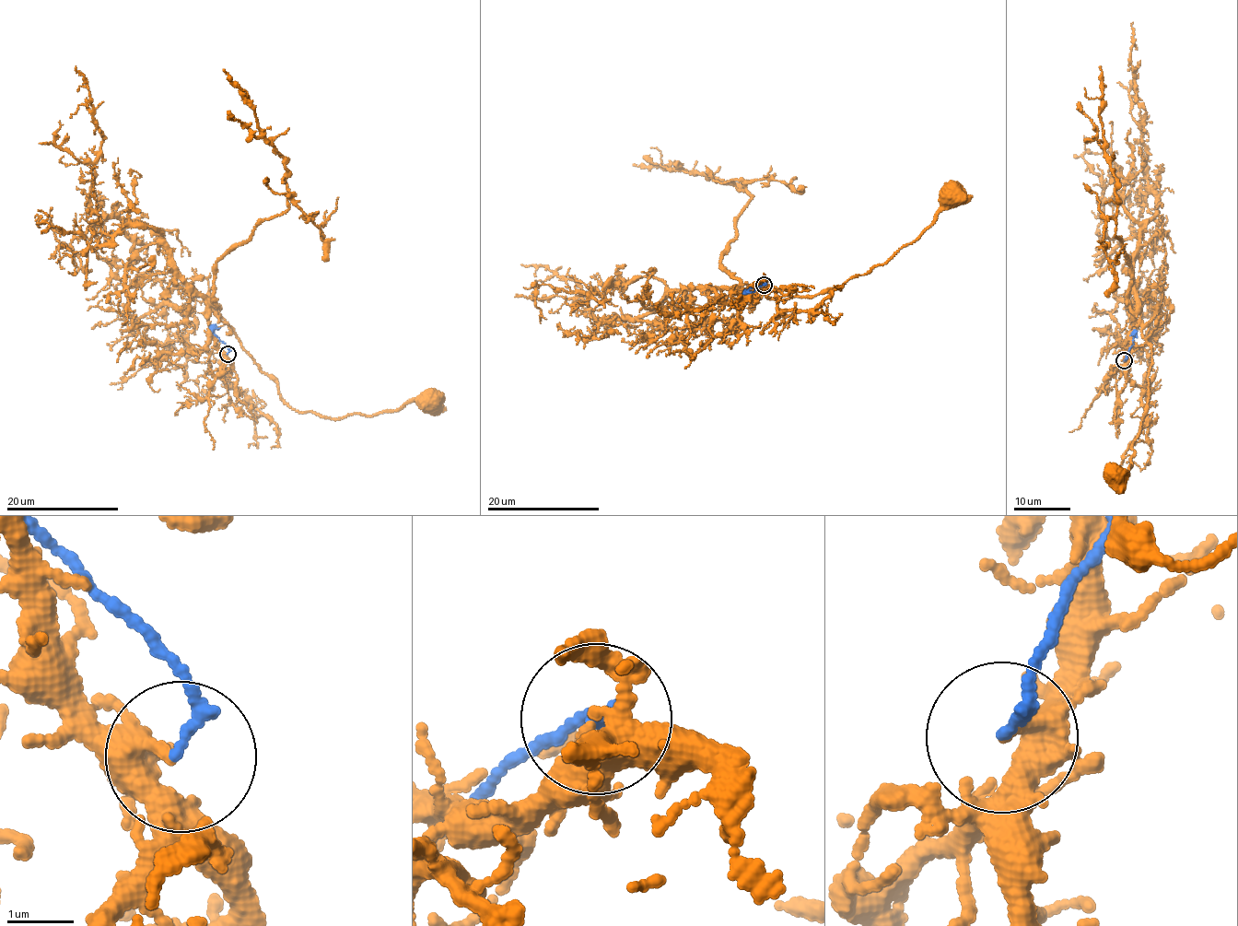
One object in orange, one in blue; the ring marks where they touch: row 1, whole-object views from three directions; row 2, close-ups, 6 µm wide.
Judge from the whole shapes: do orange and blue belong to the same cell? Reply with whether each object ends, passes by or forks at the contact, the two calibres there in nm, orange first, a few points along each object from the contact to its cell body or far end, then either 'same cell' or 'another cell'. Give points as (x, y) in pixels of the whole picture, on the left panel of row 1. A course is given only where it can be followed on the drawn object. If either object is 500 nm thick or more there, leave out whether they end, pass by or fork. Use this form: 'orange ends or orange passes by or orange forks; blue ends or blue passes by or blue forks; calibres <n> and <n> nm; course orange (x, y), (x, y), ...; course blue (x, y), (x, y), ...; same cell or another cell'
orange ends; blue ends; calibres 320 and 170 nm; course orange (227, 353), (216, 347), (209, 305), (293, 408), (343, 418), (375, 415), (428, 399); course blue (227, 354), (229, 349), (210, 324); another cell

